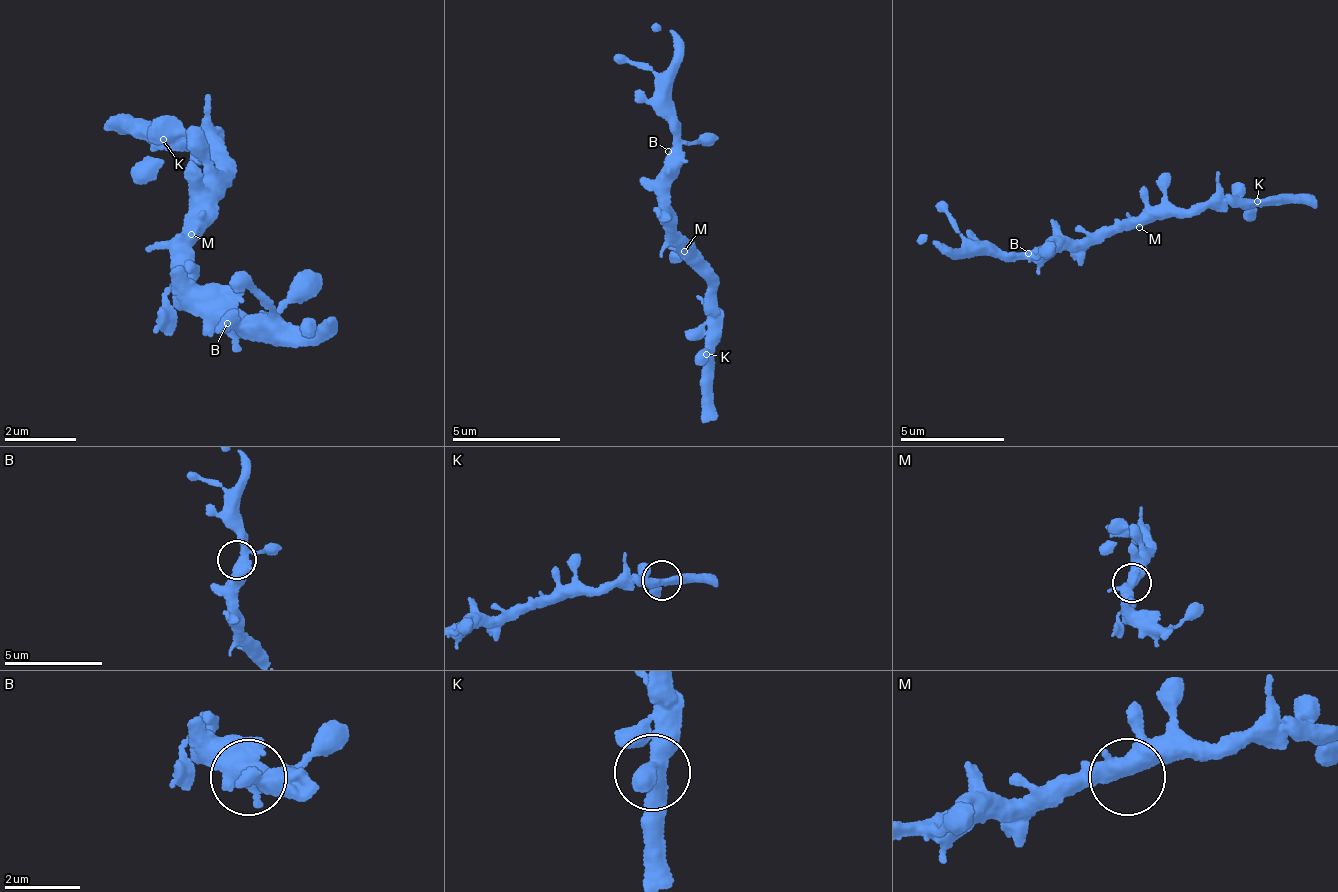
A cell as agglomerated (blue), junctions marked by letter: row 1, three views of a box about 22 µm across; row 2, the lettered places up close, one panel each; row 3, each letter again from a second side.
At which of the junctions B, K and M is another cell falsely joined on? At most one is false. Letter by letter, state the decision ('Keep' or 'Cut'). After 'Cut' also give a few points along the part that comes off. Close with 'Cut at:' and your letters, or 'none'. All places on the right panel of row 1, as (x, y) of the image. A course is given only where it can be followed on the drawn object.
B: Keep
K: Keep
M: Keep
Cut at: none

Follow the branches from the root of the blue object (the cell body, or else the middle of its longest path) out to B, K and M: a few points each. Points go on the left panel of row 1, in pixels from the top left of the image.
B: (193, 247), (197, 250), (192, 262), (199, 267), (195, 270), (198, 272), (194, 284), (212, 296), (227, 323)
K: (193, 247), (178, 238), (193, 196), (206, 186), (215, 162), (183, 135), (160, 141)
M: (193, 247), (182, 240), (191, 234)

